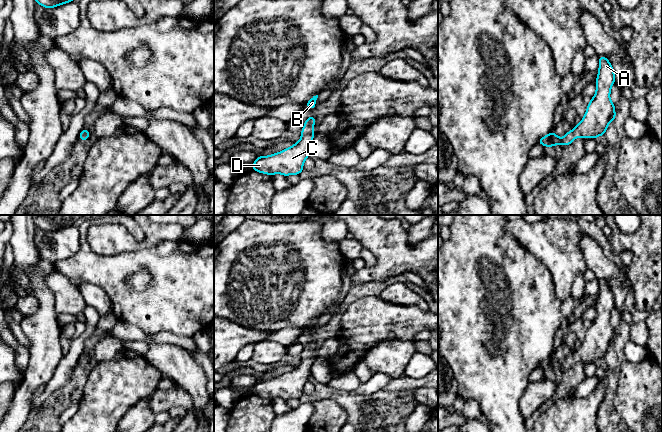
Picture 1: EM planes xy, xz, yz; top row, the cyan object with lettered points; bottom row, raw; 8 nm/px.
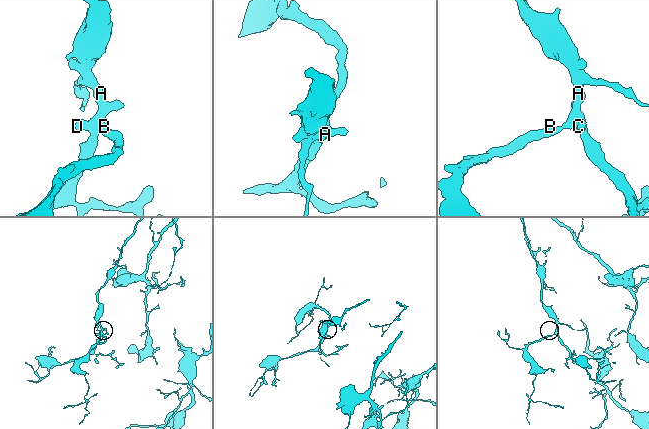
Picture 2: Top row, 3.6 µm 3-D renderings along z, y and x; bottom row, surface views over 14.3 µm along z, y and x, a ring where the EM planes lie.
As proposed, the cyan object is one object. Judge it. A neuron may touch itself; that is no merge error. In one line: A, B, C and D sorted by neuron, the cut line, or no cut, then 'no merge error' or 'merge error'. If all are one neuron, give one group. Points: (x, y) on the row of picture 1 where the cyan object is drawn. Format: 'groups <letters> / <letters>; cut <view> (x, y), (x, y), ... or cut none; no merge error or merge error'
groups A B C D; cut none; no merge error

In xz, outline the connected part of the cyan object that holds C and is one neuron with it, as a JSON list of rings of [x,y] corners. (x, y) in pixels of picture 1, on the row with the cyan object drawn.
[[[310,116],[304,121],[305,126],[301,130],[301,139],[293,146],[270,156],[258,156],[254,161],[252,169],[263,174],[274,175],[291,174],[299,175],[303,171],[304,161],[311,152],[311,142],[314,138],[313,127],[315,116]]]

